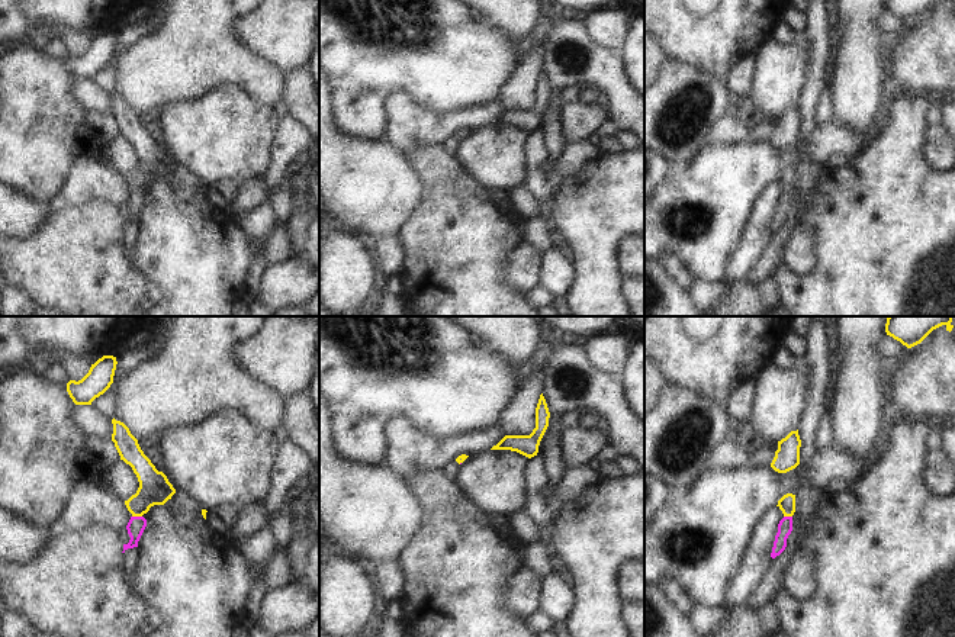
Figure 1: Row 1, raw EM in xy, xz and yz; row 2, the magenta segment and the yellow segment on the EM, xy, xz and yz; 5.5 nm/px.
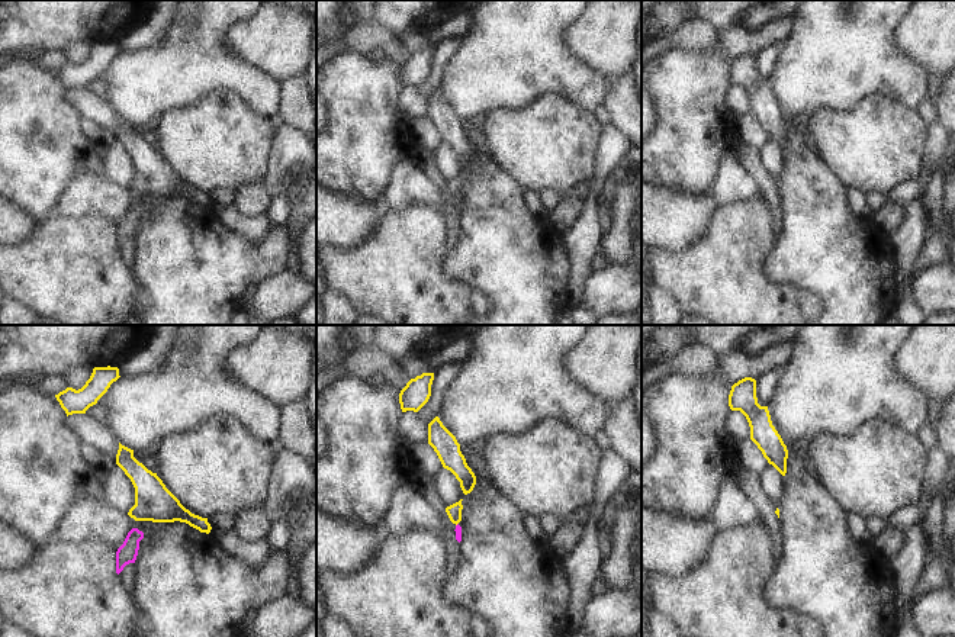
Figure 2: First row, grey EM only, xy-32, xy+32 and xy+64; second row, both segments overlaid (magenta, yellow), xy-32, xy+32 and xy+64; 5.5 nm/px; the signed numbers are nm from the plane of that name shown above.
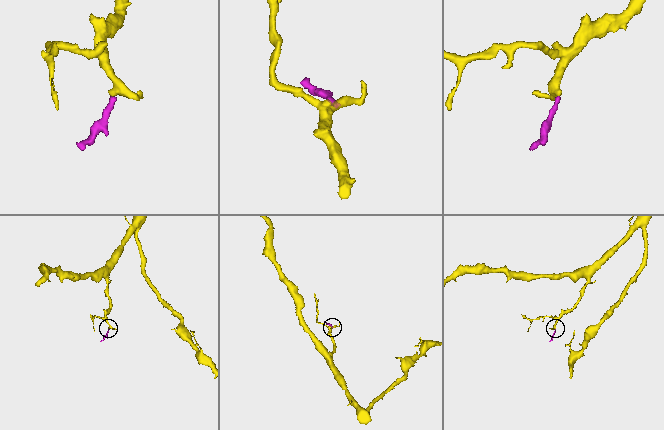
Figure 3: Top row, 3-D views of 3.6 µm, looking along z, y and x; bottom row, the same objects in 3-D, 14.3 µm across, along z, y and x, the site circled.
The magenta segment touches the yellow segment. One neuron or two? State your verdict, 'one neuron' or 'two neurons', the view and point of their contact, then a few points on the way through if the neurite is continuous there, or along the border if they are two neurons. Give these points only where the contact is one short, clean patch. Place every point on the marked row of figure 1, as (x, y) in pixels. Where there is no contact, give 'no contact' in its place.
one neuron; contact xy (137, 517); way xy (135, 527), (137, 517), (137, 507), (154, 488)

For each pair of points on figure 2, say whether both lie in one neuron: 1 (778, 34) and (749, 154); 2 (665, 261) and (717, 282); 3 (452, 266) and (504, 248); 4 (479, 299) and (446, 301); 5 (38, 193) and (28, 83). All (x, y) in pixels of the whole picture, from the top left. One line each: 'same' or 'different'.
1: different
2: same
3: same
4: different
5: same

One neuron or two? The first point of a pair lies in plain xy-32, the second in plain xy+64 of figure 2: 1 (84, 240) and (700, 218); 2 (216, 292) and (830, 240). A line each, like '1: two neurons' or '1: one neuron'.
1: two neurons
2: one neuron

